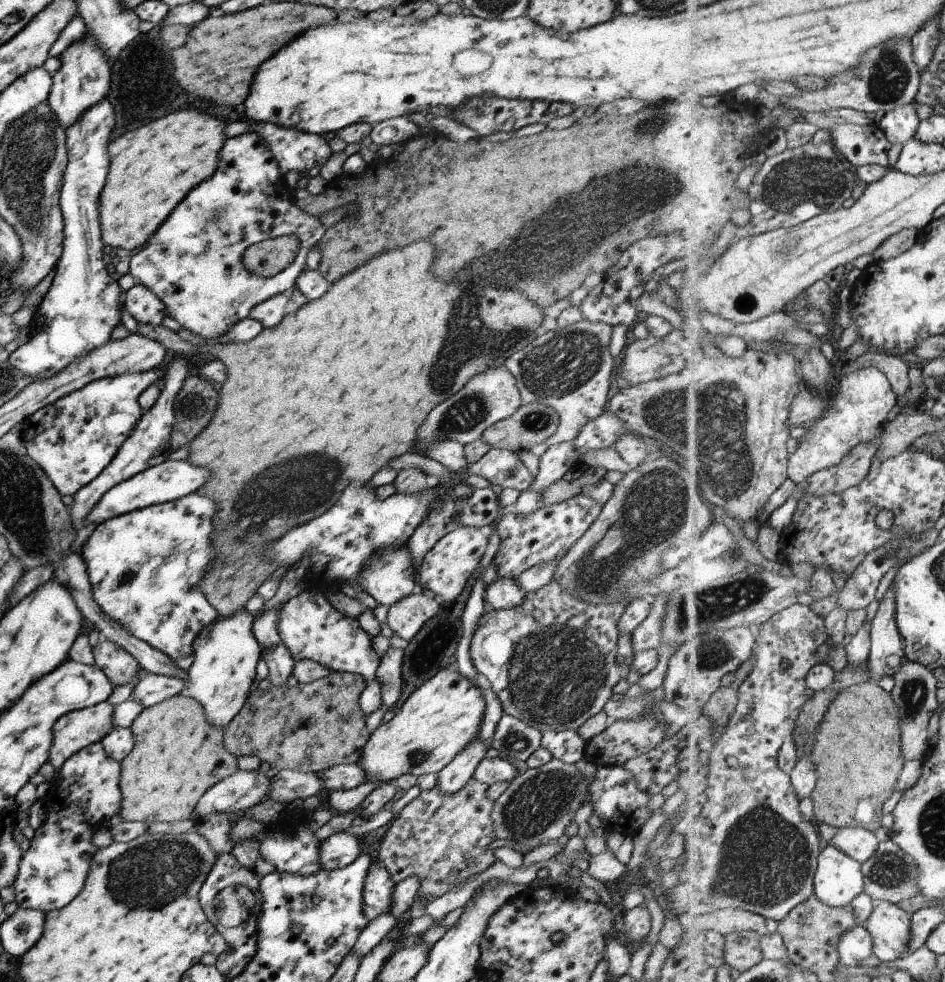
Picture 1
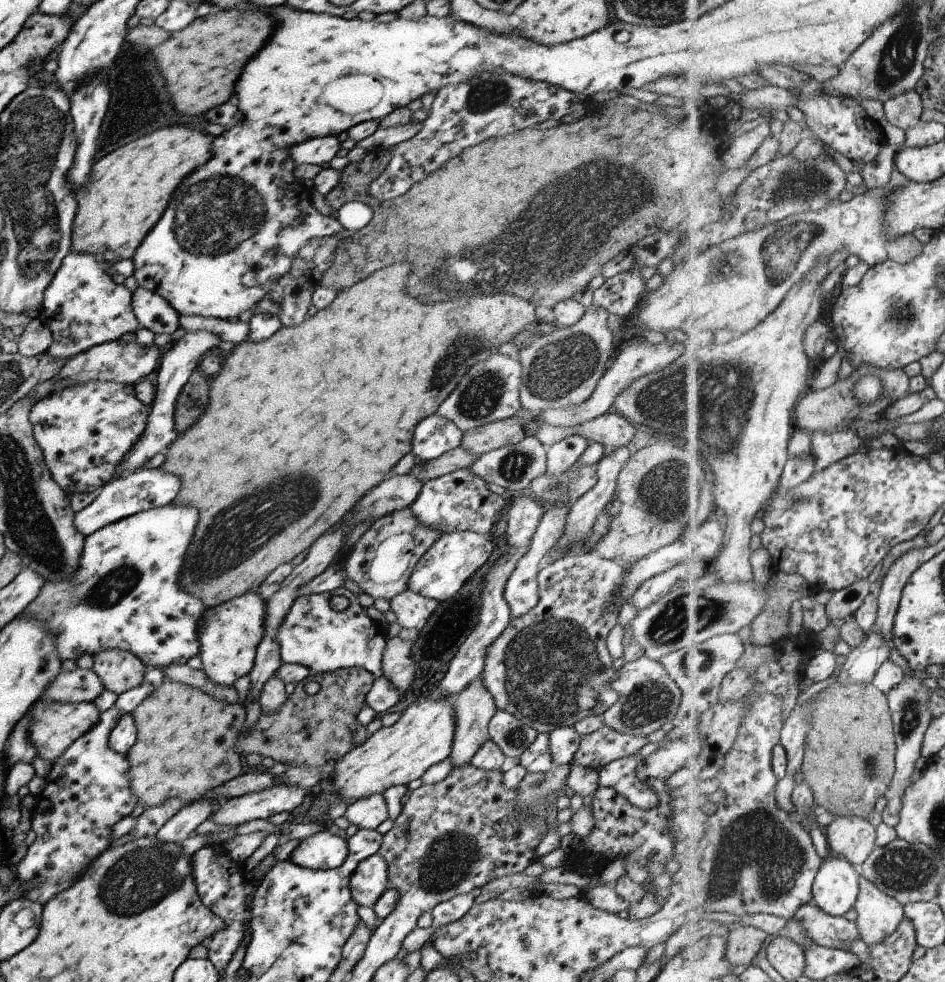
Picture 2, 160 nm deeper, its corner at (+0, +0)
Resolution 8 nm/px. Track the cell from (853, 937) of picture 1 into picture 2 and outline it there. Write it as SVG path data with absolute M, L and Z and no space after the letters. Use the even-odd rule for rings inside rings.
M814 900L803 904L793 918L802 922L813 942L824 947L847 949L851 942L860 938L856 921L851 922L841 915L830 915Z

